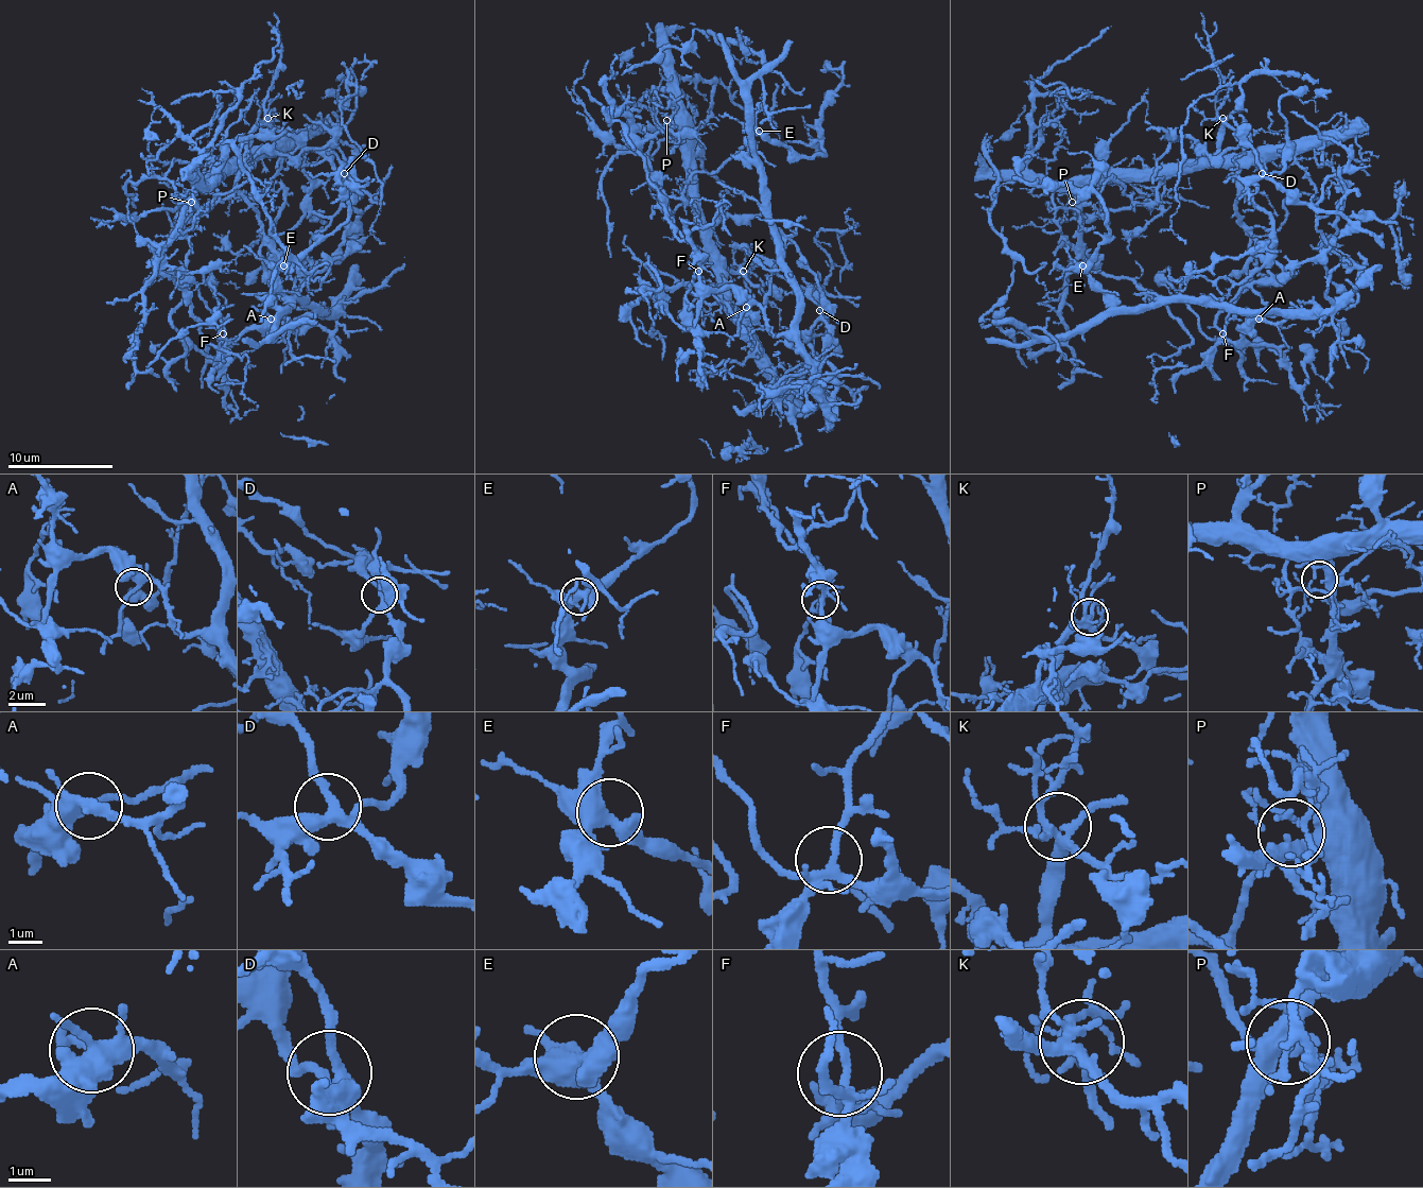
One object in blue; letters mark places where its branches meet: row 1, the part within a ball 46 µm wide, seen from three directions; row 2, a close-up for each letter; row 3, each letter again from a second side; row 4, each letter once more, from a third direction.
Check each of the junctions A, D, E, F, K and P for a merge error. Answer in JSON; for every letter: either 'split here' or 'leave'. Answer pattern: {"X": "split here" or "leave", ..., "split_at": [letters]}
{"A": "leave", "D": "leave", "E": "leave", "F": "leave", "K": "leave", "P": "leave", "split_at": []}

